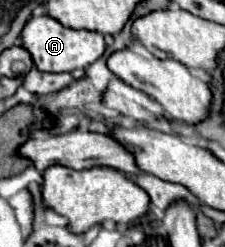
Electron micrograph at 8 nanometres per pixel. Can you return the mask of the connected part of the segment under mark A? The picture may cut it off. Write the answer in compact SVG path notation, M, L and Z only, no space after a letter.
M39 16L31 18L23 32L23 48L27 48L33 56L33 62L39 70L43 72L73 72L73 70L85 70L91 66L97 58L103 56L105 52L105 38L99 32L89 32L89 30L73 30L63 26L51 16Z

